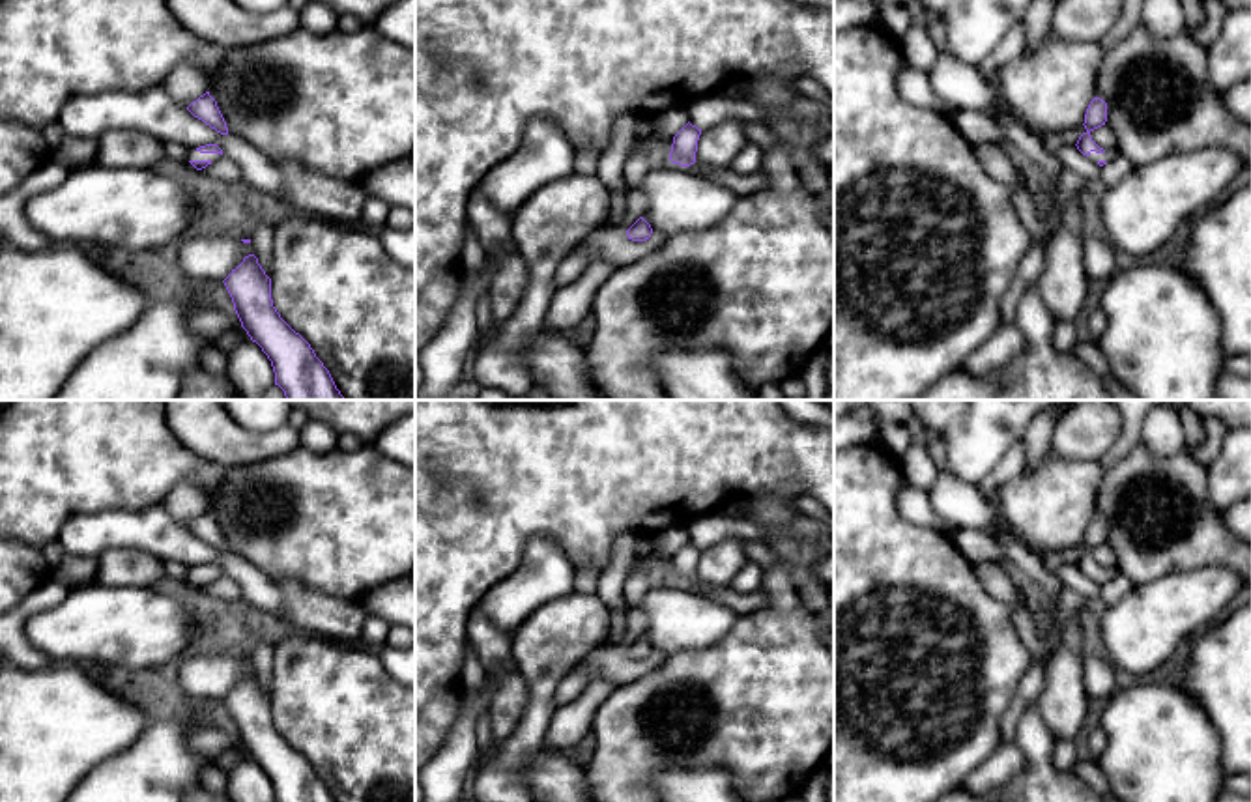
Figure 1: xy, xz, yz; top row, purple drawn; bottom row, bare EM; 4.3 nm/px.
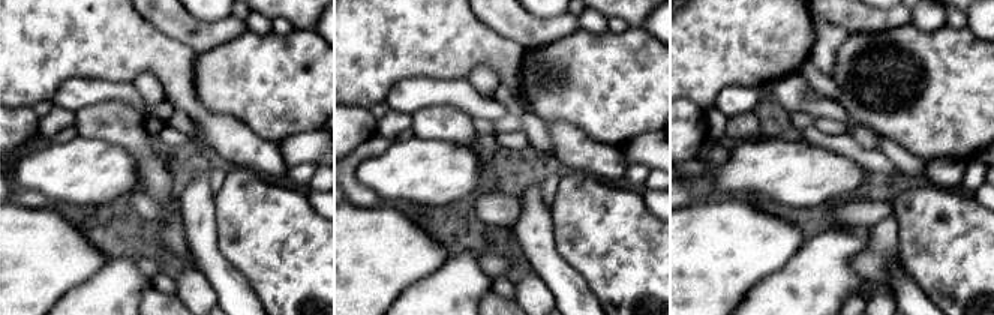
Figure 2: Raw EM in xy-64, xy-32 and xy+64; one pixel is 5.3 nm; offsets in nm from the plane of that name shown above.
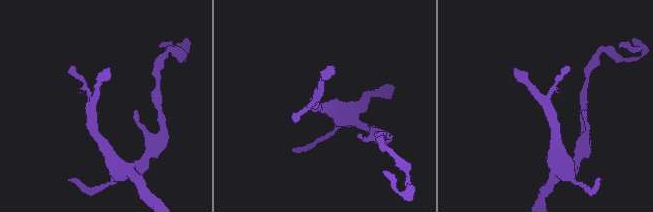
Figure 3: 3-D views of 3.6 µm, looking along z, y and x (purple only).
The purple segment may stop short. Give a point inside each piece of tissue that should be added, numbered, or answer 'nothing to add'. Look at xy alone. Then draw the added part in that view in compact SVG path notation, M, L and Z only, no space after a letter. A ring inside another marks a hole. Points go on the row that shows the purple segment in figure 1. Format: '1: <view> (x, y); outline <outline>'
1: xy (193, 156); outline M196 148L189 150L189 161L219 161L223 155L221 153L200 153Z

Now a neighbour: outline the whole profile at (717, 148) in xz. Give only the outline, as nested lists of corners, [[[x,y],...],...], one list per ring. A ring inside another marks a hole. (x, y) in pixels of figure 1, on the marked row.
[[[727,120],[703,129],[697,140],[696,163],[709,168],[727,168],[748,144],[741,120]]]

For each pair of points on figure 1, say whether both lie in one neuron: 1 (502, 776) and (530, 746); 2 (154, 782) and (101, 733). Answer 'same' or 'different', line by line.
1: same
2: different

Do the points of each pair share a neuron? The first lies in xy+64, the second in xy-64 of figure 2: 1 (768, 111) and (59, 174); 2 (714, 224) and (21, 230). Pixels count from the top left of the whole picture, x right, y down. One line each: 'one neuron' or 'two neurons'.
1: two neurons
2: one neuron

